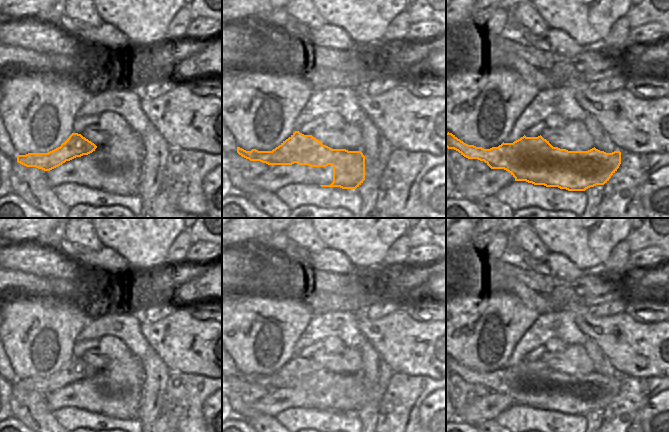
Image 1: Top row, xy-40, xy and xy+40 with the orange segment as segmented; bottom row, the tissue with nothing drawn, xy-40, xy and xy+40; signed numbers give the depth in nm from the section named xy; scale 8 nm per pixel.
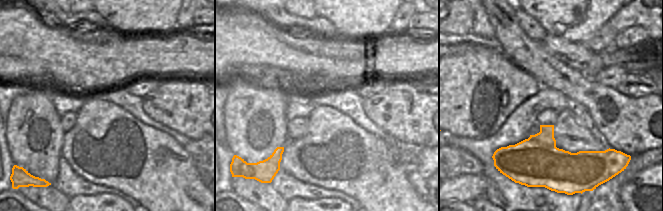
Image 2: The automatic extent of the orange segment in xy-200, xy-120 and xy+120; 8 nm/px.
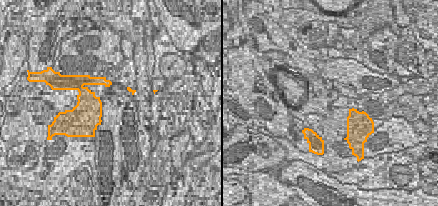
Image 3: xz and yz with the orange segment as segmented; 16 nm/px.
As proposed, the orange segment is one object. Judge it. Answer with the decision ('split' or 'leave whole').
split

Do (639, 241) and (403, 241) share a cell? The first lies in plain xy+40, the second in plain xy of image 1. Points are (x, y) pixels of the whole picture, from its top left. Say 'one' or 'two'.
two

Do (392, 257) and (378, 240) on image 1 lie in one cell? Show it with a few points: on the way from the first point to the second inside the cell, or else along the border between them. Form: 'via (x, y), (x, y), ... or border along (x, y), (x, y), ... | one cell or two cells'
border along (404, 234), (389, 248), (384, 259), (373, 269) | two cells

